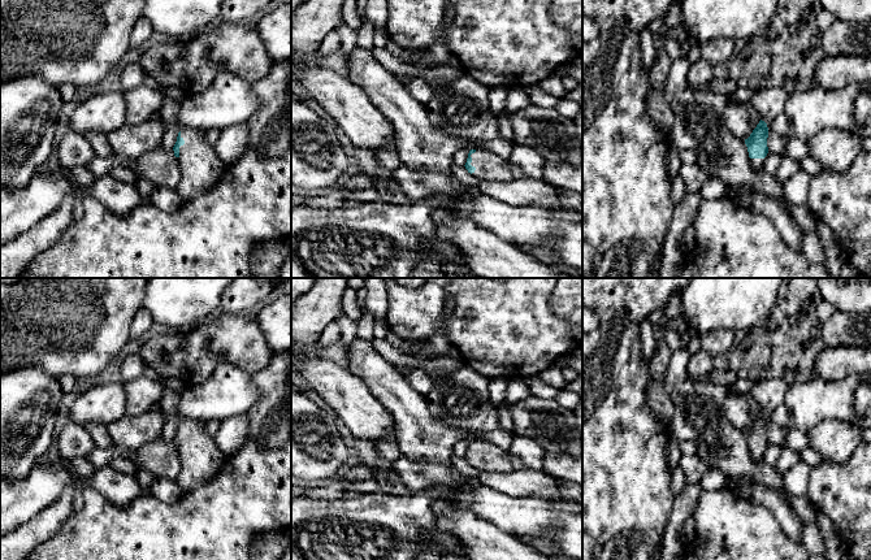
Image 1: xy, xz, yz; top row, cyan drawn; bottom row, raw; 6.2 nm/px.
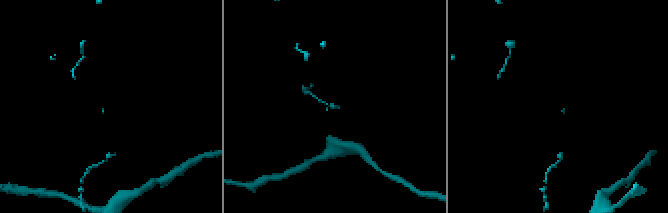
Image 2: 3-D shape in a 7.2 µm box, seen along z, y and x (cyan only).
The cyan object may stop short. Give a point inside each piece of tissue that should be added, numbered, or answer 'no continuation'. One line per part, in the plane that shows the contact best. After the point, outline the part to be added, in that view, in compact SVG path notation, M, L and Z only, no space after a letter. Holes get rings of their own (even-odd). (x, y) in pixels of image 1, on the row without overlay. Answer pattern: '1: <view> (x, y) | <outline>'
1: xy (202, 460) | M185 418L181 422L181 429L185 431L178 448L182 468L176 482L183 492L209 483L226 460L214 437L204 430L204 425L205 421L194 418Z

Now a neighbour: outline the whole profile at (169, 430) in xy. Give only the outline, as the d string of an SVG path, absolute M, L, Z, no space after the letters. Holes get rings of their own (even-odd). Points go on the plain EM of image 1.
M169 414L169 421L165 424L164 429L162 429L162 434L161 434L161 439L169 442L173 440L176 433L177 433L177 427L178 427L178 421L173 420L173 414Z

